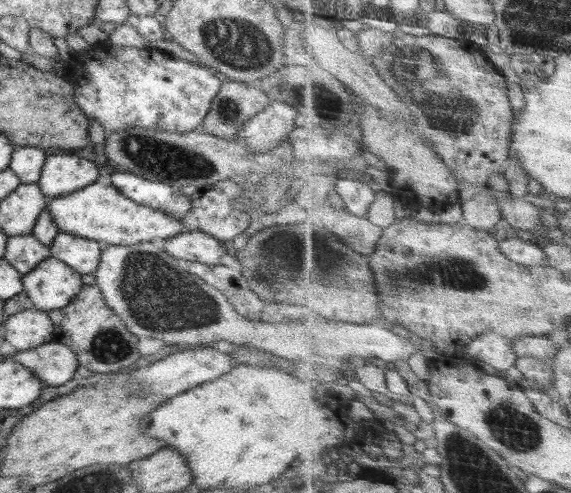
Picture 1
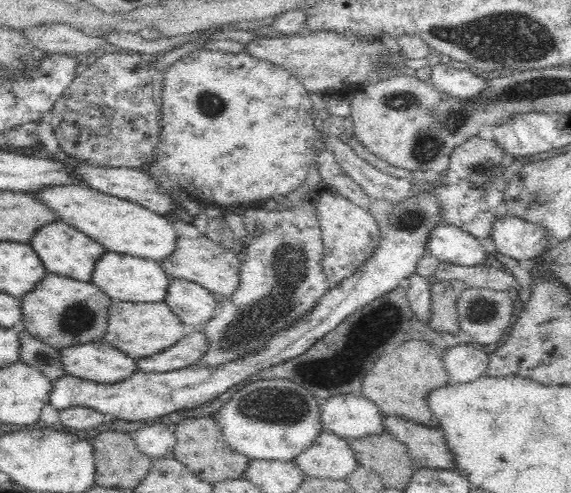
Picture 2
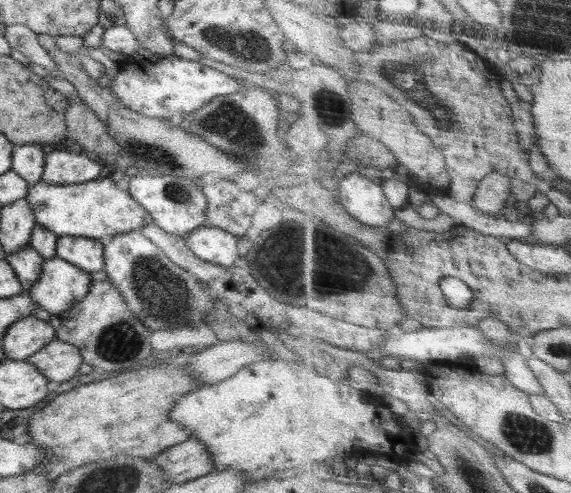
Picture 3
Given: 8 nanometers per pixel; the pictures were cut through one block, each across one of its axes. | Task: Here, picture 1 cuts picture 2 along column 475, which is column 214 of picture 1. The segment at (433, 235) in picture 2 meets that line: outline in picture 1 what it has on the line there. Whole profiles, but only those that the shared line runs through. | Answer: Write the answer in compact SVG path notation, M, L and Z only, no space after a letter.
M198 228L193 231L182 231L158 244L176 260L184 259L202 264L220 265L222 256L226 254L224 241Z

